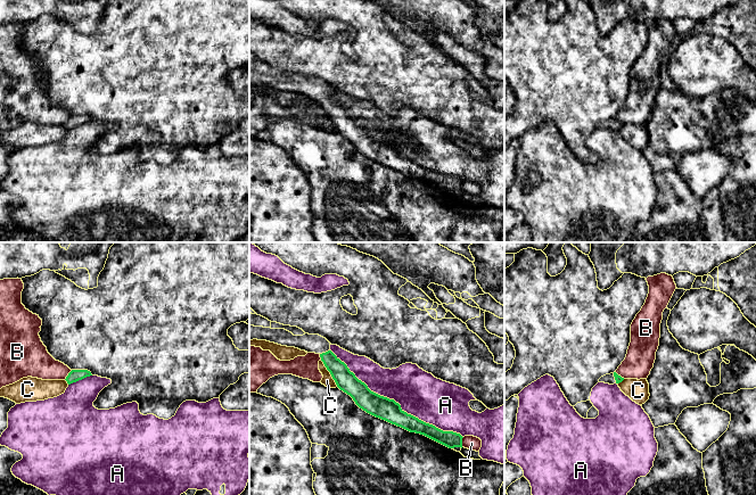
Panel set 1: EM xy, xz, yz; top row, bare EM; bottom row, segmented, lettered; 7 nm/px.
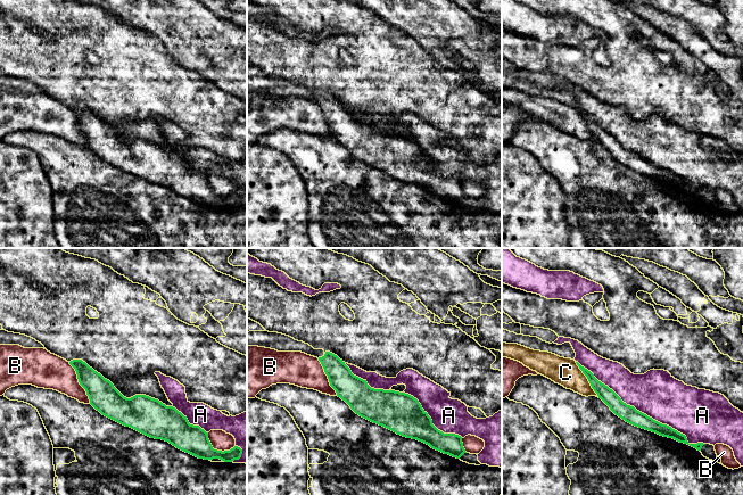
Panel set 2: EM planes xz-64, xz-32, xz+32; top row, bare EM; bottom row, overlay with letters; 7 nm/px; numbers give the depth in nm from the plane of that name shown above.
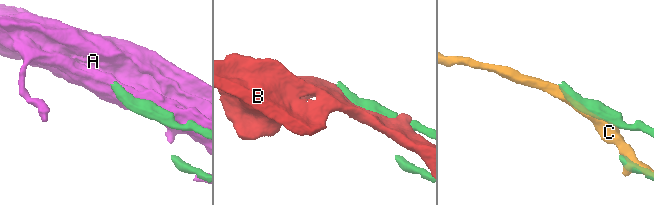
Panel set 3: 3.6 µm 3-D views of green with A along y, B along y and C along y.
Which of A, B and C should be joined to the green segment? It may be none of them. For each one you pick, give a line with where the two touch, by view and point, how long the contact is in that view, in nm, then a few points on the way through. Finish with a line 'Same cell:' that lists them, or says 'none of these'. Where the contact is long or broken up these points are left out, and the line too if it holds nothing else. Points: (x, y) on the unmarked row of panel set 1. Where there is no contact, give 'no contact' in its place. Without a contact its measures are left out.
Same cell: none of these

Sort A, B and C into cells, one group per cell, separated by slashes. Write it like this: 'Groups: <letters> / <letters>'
Groups: A / B / C

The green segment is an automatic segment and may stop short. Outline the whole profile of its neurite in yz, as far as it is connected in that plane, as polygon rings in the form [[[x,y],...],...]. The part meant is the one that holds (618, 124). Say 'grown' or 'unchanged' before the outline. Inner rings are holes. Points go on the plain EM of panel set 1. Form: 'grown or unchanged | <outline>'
grown | [[[614,117],[614,118],[606,119],[606,121],[601,122],[599,124],[599,127],[605,127],[605,129],[614,130],[614,129],[619,129],[623,125],[624,125],[624,123],[622,123],[616,117]]]

